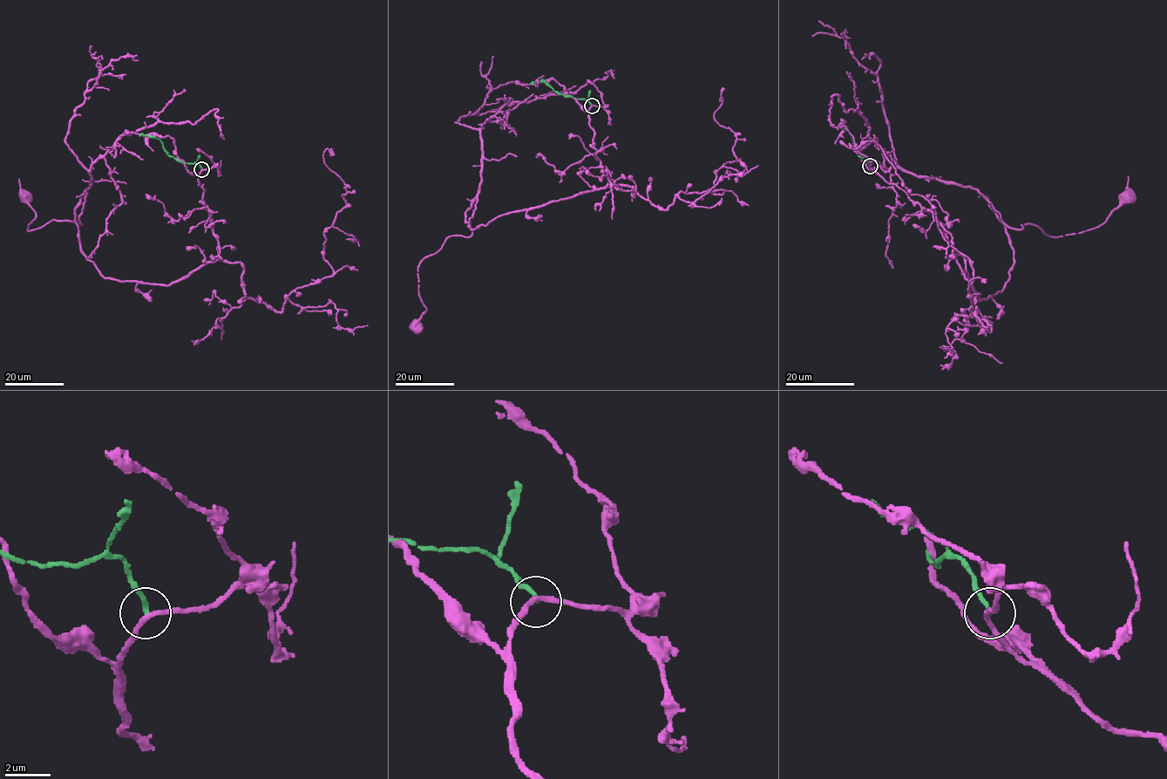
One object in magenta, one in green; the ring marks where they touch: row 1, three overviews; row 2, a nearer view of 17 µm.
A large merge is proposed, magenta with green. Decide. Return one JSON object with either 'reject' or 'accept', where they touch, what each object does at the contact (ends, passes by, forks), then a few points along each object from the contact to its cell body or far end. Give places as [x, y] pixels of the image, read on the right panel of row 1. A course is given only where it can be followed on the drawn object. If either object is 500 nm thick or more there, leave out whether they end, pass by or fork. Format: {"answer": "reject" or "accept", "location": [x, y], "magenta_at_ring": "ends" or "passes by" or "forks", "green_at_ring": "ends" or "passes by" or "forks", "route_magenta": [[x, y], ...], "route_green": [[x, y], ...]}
{"answer": "reject", "location": [870, 166], "magenta_at_ring": "passes by", "green_at_ring": "ends", "route_magenta": [[870, 166], [951, 235], [980, 300], [1014, 258], [978, 191], [1012, 228], [1052, 236], [1100, 226], [1128, 198]], "route_green": [[870, 166], [865, 157], [858, 155], [851, 135], [844, 126]]}

